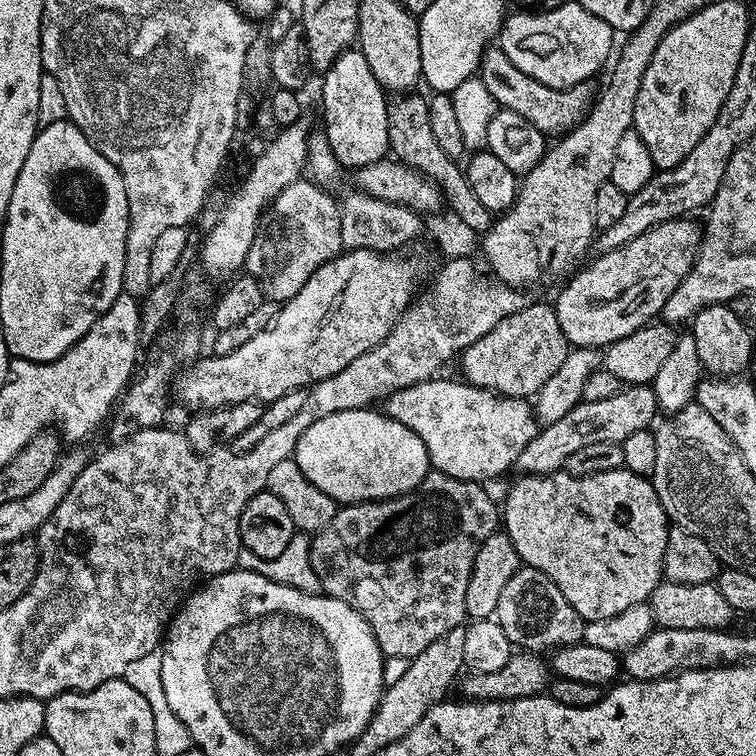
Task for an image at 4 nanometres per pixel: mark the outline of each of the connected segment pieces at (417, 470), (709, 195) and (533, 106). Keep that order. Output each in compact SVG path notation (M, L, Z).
M371 407L351 408L345 412L335 412L326 418L322 418L318 422L314 422L314 426L310 426L306 430L306 434L302 434L296 443L296 450L294 459L298 462L298 466L304 469L306 478L310 478L310 482L314 482L314 486L318 486L323 492L328 492L330 498L334 498L338 502L363 502L365 500L387 500L390 496L399 496L402 492L413 492L421 482L424 481L425 476L430 471L428 462L428 455L424 443L418 434L414 434L414 430L410 430L406 426L402 426L402 422L392 419L391 416L385 414L383 411L372 412Z
M692 150L678 166L657 171L640 192L629 197L626 213L622 214L618 222L603 229L604 246L607 249L620 248L641 236L648 228L666 221L683 219L692 214L688 212L702 206L707 207L720 189L734 152L735 150L726 152L724 158L708 158L710 154L698 154Z
M498 46L485 47L484 52L481 53L478 78L482 86L490 90L490 94L501 109L522 114L526 122L530 122L539 132L545 134L551 134L551 132L560 134L575 128L585 115L586 105L589 103L587 83L575 84L567 90L550 88L532 76L522 74L522 70L518 70L518 66L514 66L514 62L510 62L510 58L506 58L506 54Z

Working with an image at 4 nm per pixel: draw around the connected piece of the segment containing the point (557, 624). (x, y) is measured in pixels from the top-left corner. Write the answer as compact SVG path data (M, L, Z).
M521 566L506 582L506 588L502 590L502 596L498 598L498 606L494 613L497 624L502 626L506 638L517 649L541 653L542 648L555 650L562 644L575 644L584 633L585 621L566 602L562 590L554 586L554 582L546 574L542 574L537 568Z

